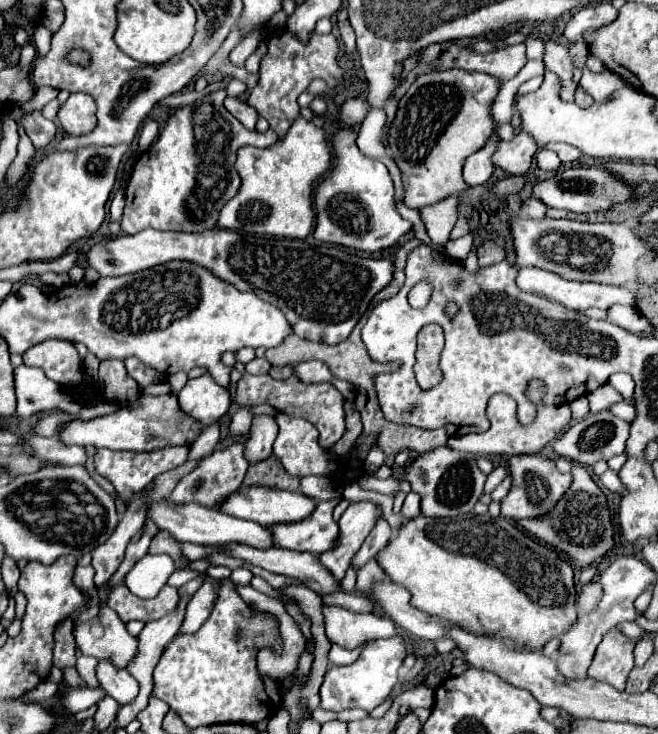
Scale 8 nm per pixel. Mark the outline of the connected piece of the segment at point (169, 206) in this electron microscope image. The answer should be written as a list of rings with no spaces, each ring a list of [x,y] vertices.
[[[216,91],[206,97],[210,113],[206,113],[202,105],[198,107],[198,101],[196,109],[192,105],[176,109],[150,149],[136,161],[126,187],[126,207],[122,217],[124,233],[134,235],[148,227],[160,231],[200,233],[216,225],[220,209],[240,187],[240,177],[234,169],[236,151],[244,145],[270,147],[274,139],[278,139],[270,129],[266,133],[248,131],[226,111],[222,103],[224,97],[226,91]]]

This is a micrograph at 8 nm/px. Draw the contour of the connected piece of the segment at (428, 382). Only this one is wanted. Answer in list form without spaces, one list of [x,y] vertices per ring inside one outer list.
[[[426,325],[420,329],[414,375],[422,391],[432,389],[442,381],[442,371],[438,367],[442,347],[444,347],[444,335],[440,325]]]

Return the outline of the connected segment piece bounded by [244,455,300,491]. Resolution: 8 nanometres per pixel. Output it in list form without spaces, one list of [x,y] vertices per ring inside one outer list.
[[[270,455],[262,463],[250,465],[244,485],[266,485],[266,487],[280,487],[286,491],[298,491],[298,477],[286,473],[282,463],[278,463],[276,455]]]

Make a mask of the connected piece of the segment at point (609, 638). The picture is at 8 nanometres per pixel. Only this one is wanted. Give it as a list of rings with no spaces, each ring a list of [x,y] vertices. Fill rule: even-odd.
[[[612,629],[606,633],[596,649],[594,661],[588,667],[588,677],[596,681],[606,681],[608,685],[624,691],[628,673],[634,667],[634,641],[624,637],[620,631]]]

